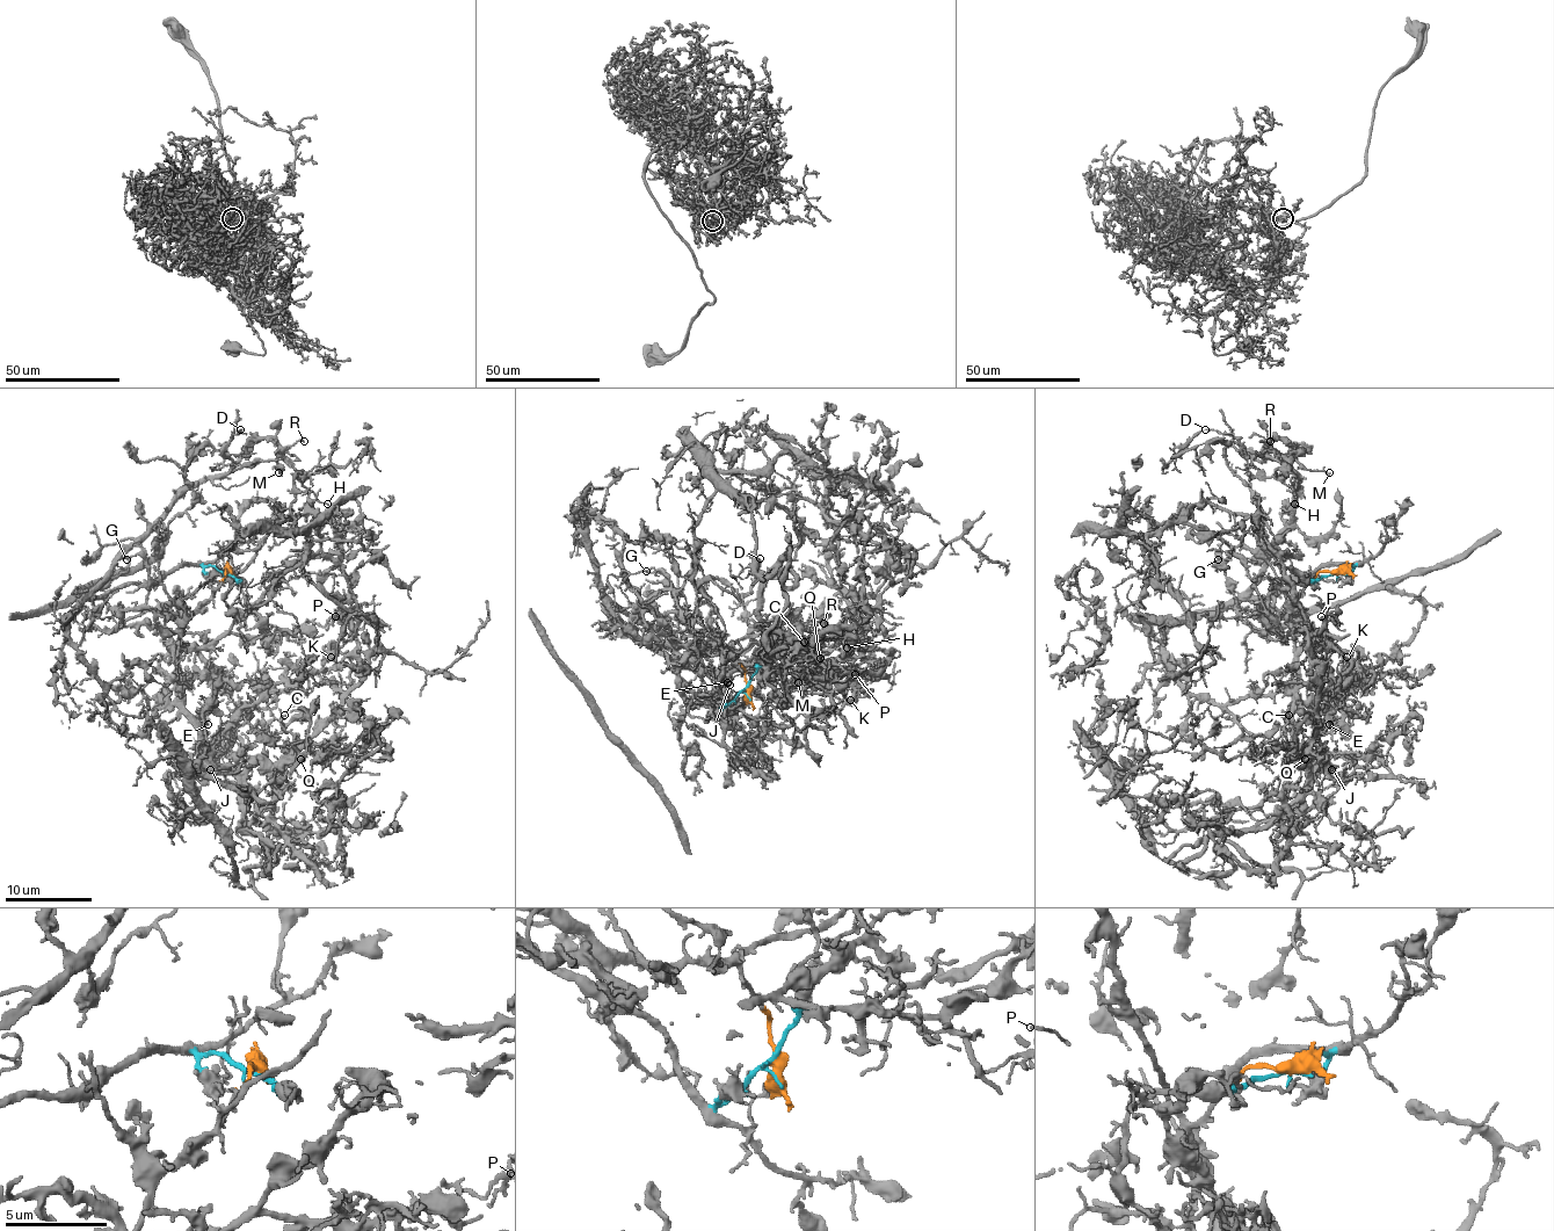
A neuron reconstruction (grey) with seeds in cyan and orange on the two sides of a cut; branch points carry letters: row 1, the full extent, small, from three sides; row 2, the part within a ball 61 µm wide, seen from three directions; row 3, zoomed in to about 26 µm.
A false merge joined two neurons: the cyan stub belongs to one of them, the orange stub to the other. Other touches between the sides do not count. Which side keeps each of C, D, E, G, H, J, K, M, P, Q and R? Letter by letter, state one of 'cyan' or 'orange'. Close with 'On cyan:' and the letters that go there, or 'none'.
C: orange
D: cyan
E: orange
G: cyan
H: cyan
J: orange
K: orange
M: cyan
P: orange
Q: orange
R: cyan
On cyan: D, G, H, M, R

